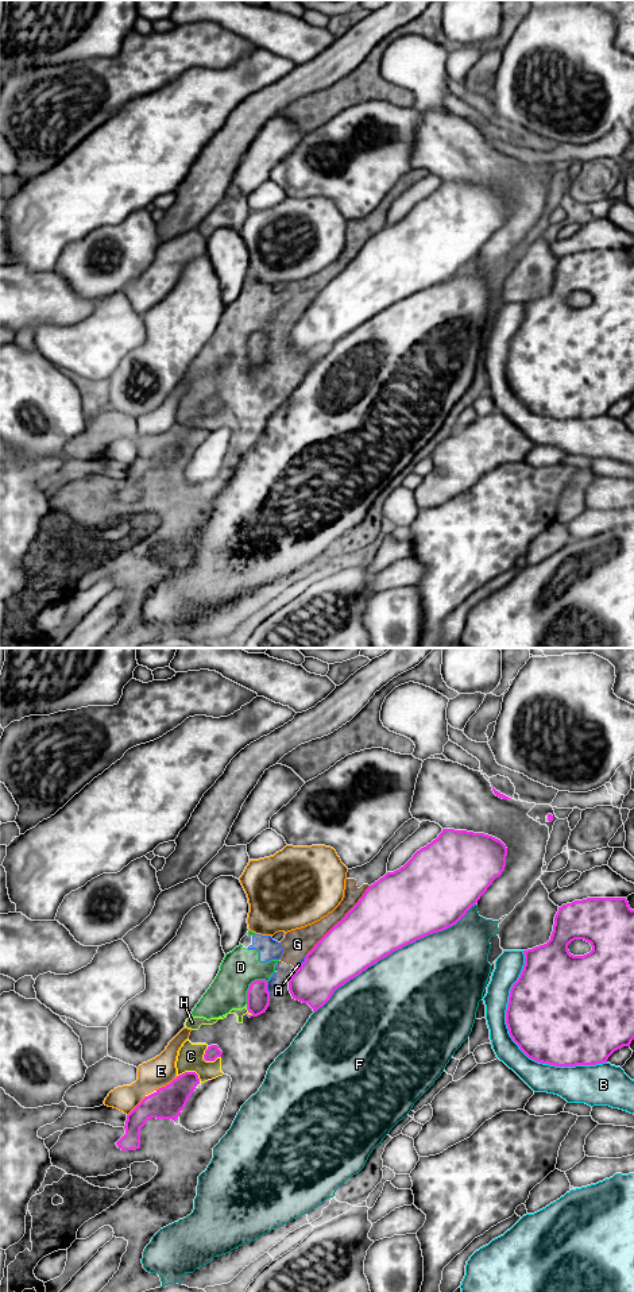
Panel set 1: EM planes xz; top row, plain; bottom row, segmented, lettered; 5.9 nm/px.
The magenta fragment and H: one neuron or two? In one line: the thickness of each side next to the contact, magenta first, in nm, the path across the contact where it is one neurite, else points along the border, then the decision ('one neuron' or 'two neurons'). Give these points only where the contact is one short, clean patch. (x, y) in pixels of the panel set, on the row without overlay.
calibres 140 and 50 nm; two neurons

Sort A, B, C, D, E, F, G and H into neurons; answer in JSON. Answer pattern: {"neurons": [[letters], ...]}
{"neurons": [["A", "C", "D", "G", "H"], ["B"], ["E"], ["F"]]}

